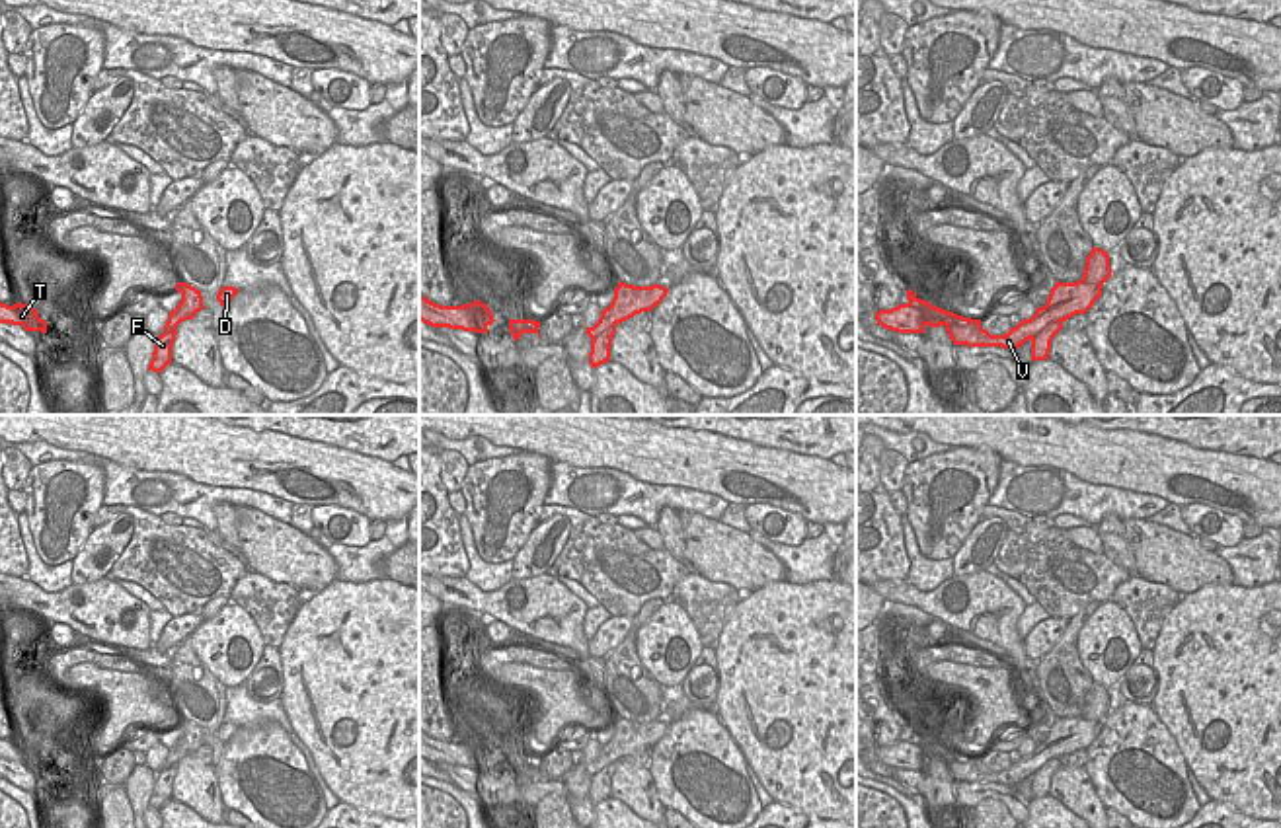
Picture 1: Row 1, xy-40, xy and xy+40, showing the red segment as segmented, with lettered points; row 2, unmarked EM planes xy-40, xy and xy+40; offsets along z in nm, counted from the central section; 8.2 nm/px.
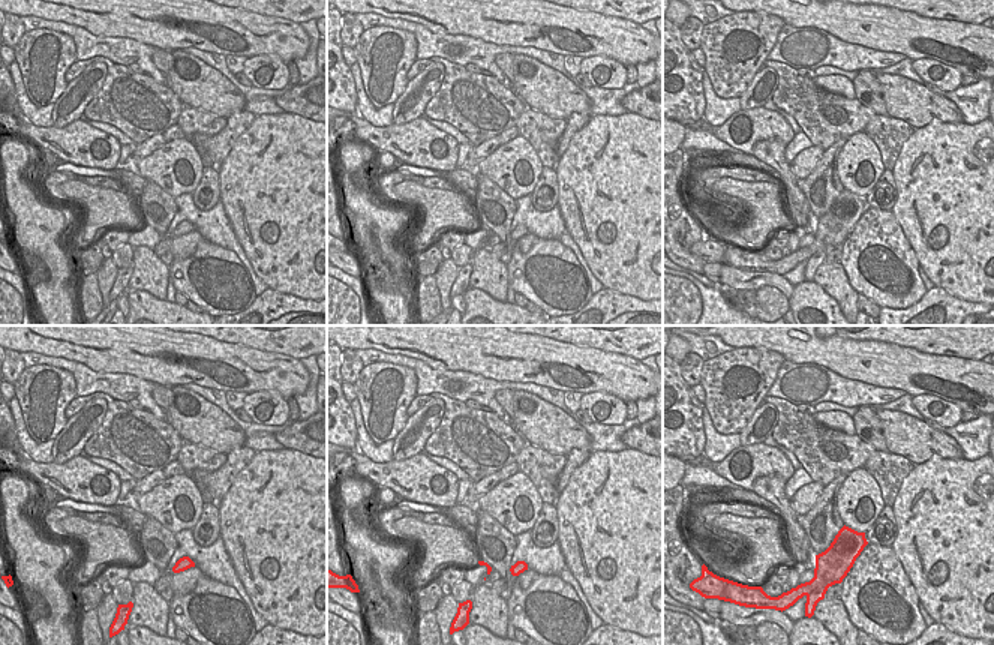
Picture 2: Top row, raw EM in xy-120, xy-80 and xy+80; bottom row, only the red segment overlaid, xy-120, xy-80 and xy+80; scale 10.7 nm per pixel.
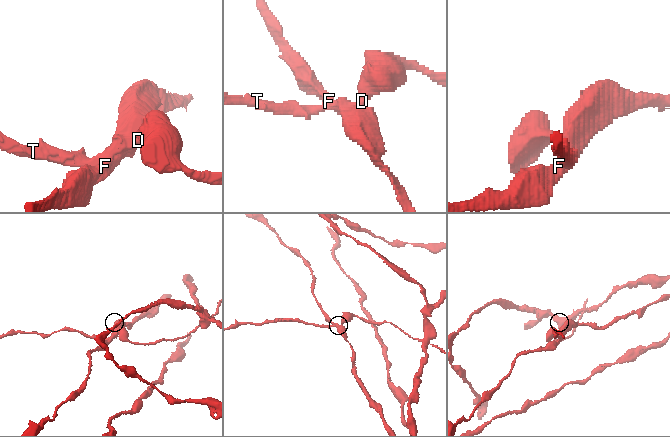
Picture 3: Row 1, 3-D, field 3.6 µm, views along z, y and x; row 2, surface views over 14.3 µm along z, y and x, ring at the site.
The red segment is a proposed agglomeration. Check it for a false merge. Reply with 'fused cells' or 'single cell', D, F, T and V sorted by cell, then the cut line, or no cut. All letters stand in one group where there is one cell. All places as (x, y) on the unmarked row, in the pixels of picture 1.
fused cells; groups D T V / F; cut xy (656, 735), (628, 729), (611, 760), (593, 776)

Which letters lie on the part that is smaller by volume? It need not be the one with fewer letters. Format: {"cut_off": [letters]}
{"cut_off": ["D", "T", "V"]}

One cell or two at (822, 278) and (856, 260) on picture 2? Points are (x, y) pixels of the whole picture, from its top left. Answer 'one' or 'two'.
two

